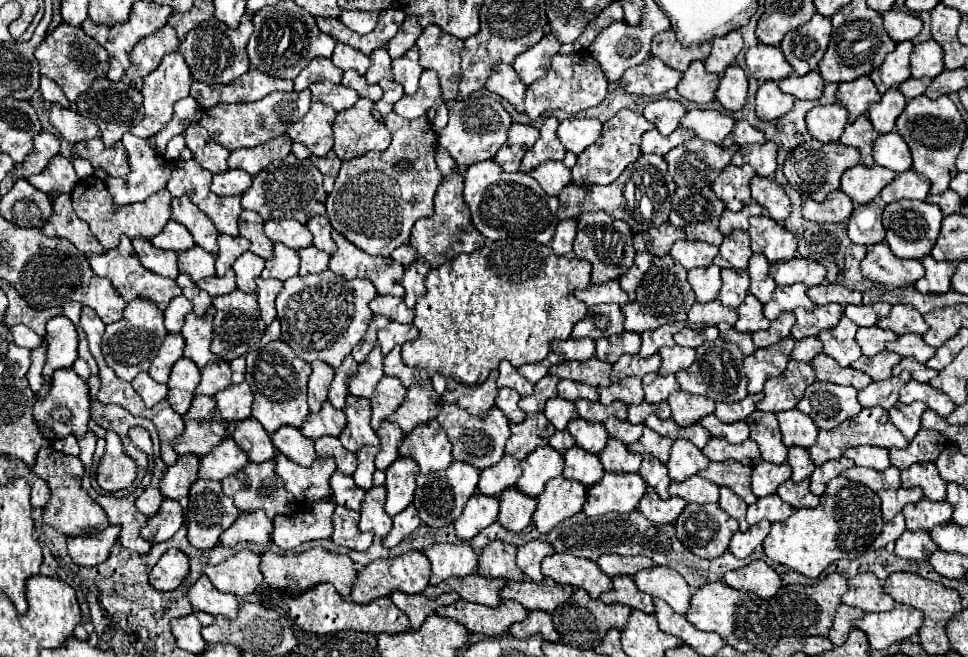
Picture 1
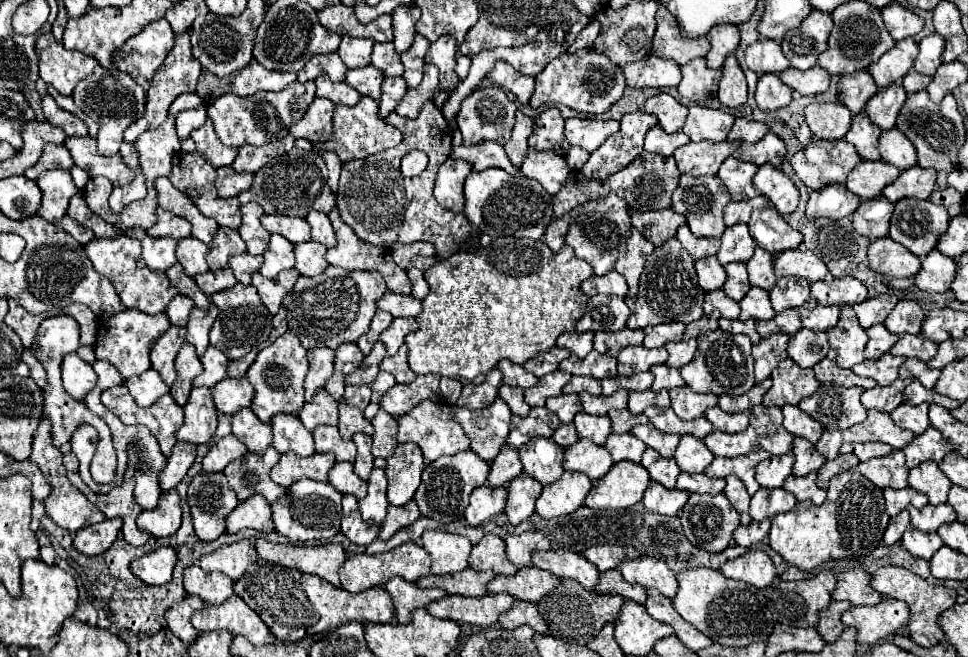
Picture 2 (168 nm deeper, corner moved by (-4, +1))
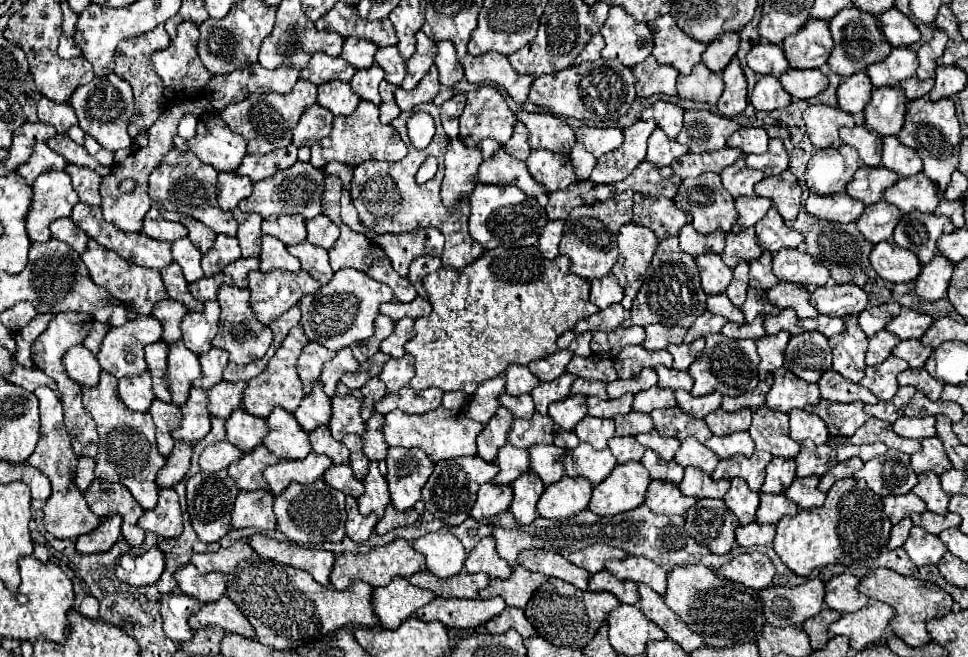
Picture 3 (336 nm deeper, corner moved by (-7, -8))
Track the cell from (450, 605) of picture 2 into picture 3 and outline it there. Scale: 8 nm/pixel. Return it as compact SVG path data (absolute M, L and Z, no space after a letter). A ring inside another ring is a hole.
M435 598L427 606L415 612L421 620L439 620L447 628L477 628L483 626L487 620L493 620L505 610L503 598L489 598L489 600L459 600L459 598Z

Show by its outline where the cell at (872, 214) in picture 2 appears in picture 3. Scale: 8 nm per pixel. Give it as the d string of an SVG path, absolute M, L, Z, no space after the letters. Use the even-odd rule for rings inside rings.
M879 200L871 206L865 206L865 212L857 220L857 228L869 242L879 244L893 236L893 230L899 220L901 220L901 212L893 204Z

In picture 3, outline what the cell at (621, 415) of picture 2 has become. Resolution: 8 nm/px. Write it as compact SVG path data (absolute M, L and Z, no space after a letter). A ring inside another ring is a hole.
M629 412L625 416L615 416L615 436L637 436L643 432L651 432L653 422L649 414L641 412Z

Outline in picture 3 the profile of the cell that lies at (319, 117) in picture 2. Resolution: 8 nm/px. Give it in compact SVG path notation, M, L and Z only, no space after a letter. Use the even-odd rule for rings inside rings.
M313 104L303 112L297 128L293 130L293 144L297 148L313 146L317 140L329 136L331 124L333 124L333 114L327 108Z

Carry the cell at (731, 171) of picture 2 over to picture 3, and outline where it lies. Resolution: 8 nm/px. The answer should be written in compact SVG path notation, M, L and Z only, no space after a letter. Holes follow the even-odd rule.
M741 156L735 164L727 166L727 168L721 172L721 182L723 182L725 190L727 190L733 198L739 198L739 196L755 196L753 186L755 186L757 182L761 182L763 178L765 178L763 172L751 170L751 168L745 166L743 156Z

